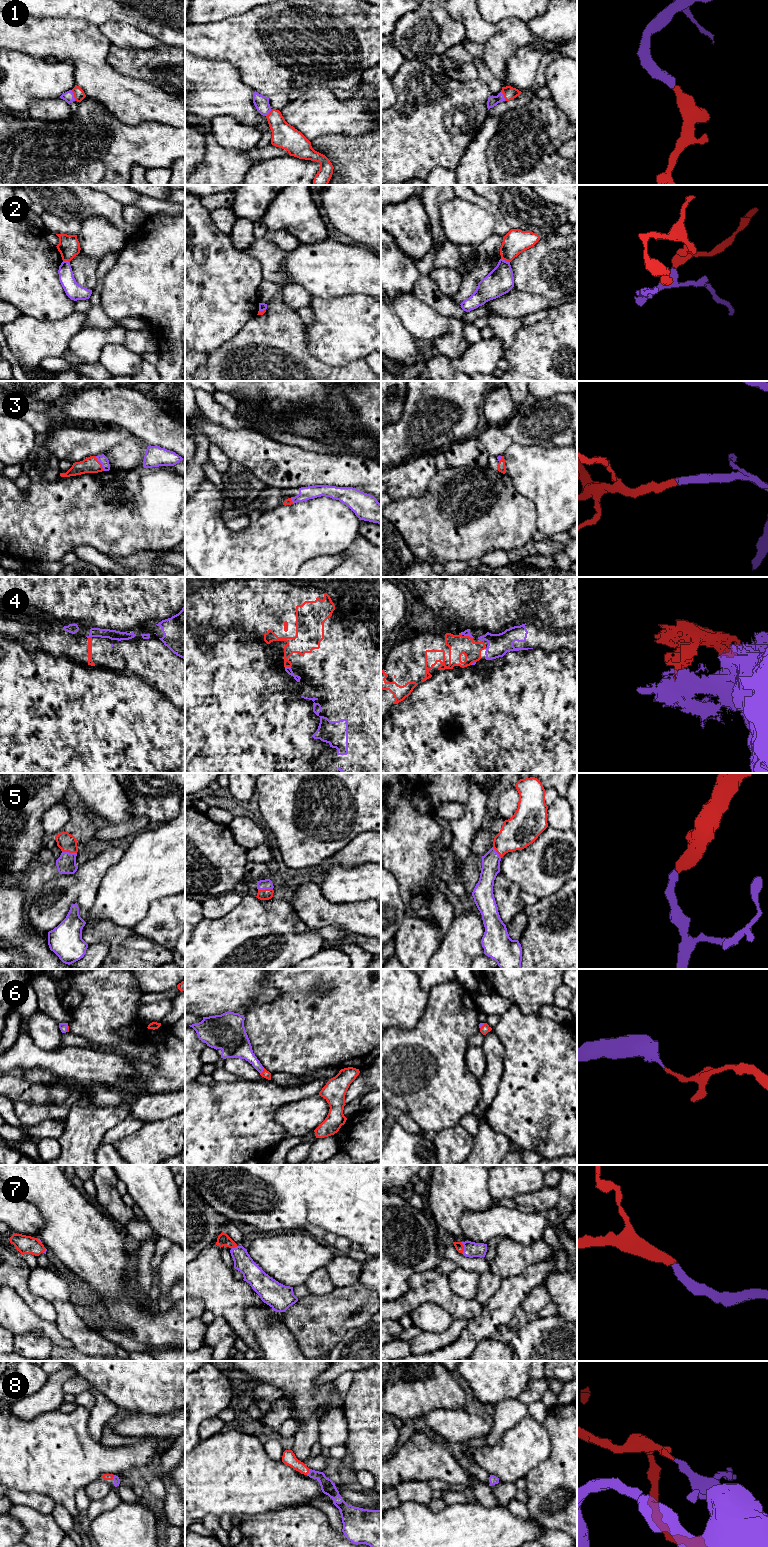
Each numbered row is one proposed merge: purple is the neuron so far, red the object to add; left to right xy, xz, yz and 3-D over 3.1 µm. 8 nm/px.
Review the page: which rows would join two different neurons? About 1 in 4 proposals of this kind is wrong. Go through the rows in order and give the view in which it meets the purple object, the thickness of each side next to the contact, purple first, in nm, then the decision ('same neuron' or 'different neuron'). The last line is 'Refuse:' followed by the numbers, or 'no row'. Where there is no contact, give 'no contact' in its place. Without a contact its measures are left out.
1: meets purple in xy; 90 nm thick on the purple side, 90 nm on the other; same neuron
2: meets purple in yz; 220 nm thick on the purple side, 200 nm on the other; different neuron
3: meets purple in xy; 70 nm thick on the purple side, 130 nm on the other; same neuron
4: meets purple in xz; 50 nm thick on the purple side, 180 nm on the other; different neuron
5: meets purple in xy; 160 nm thick on the purple side, 150 nm on the other; same neuron
6: meets purple in xz; 160 nm thick on the purple side, 70 nm on the other; same neuron
7: meets purple in yz; 130 nm thick on the purple side, 70 nm on the other; same neuron
8: meets purple in xz; 110 nm thick on the purple side, 110 nm on the other; same neuron
Refuse: 2, 4

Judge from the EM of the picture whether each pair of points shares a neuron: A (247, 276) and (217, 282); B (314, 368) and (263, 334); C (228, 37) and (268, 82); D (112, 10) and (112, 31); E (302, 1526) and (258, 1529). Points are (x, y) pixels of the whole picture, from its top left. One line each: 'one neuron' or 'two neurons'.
A: one neuron
B: one neuron
C: one neuron
D: two neurons
E: one neuron

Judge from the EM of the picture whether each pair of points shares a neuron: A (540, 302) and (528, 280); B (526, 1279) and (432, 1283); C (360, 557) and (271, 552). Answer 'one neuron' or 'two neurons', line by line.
A: two neurons
B: two neurons
C: two neurons

